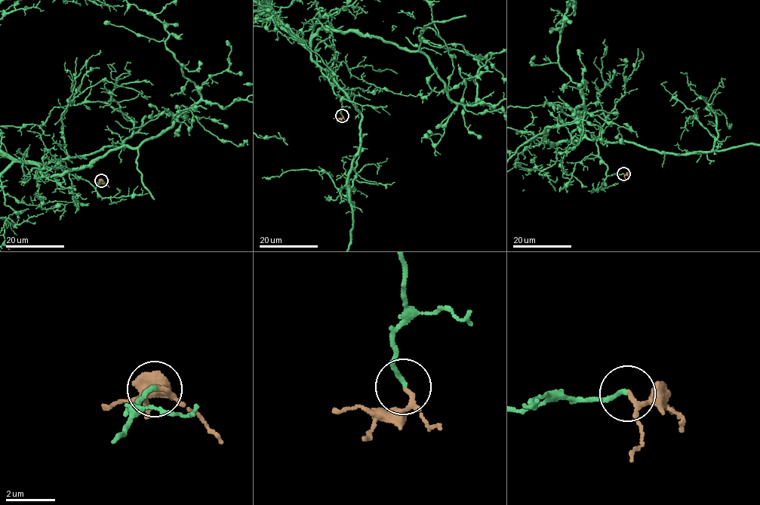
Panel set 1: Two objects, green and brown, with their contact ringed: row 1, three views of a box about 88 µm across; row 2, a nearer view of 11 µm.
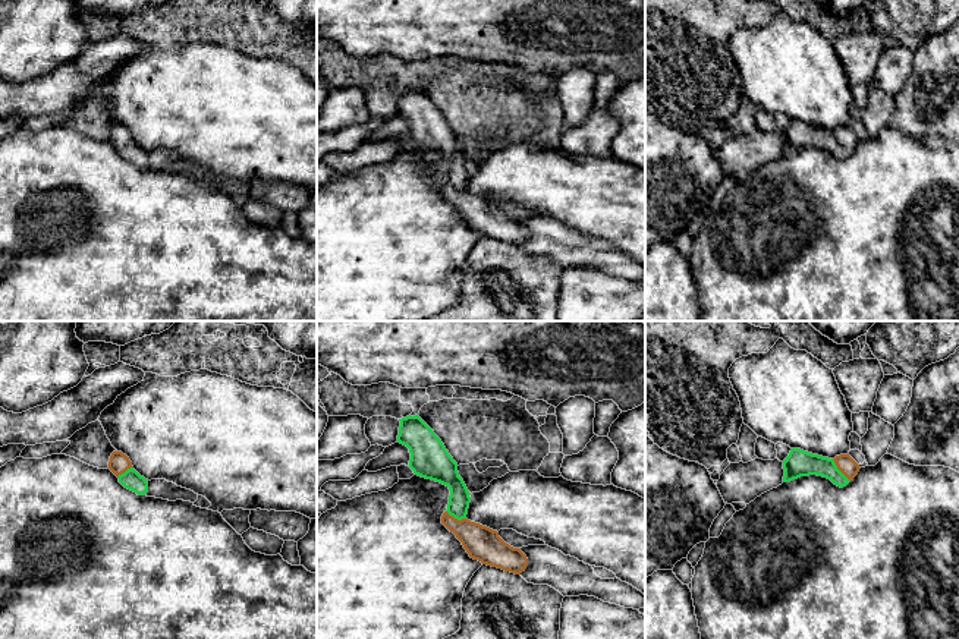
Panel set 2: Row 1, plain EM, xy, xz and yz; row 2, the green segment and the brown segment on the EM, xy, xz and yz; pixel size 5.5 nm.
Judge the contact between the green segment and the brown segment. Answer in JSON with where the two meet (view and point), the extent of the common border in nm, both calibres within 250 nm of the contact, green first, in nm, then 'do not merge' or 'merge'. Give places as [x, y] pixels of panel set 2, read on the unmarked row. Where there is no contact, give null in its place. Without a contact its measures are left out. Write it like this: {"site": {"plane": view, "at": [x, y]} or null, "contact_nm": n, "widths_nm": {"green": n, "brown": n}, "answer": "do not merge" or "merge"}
{"site": {"plane": "yz", "at": [839, 142]}, "contact_nm": 160, "widths_nm": {"green": 150, "brown": 100}, "answer": "merge"}

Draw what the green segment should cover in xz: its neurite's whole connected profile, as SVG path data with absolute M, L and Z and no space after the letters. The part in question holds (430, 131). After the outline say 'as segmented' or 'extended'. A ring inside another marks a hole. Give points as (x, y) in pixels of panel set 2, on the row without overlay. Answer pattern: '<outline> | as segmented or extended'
M418 86L399 92L397 114L409 120L409 139L415 147L450 161L441 195L456 207L469 229L515 246L525 243L528 230L519 220L506 215L497 202L466 191L471 164L459 148L458 135L434 103Z | extended

